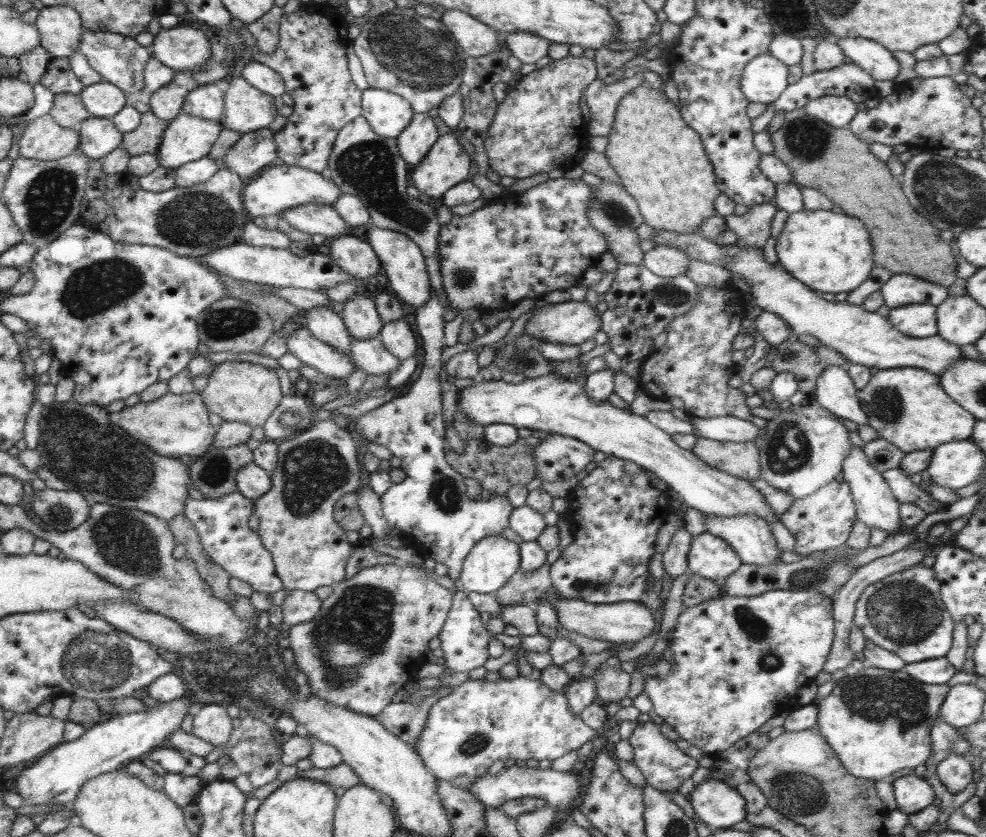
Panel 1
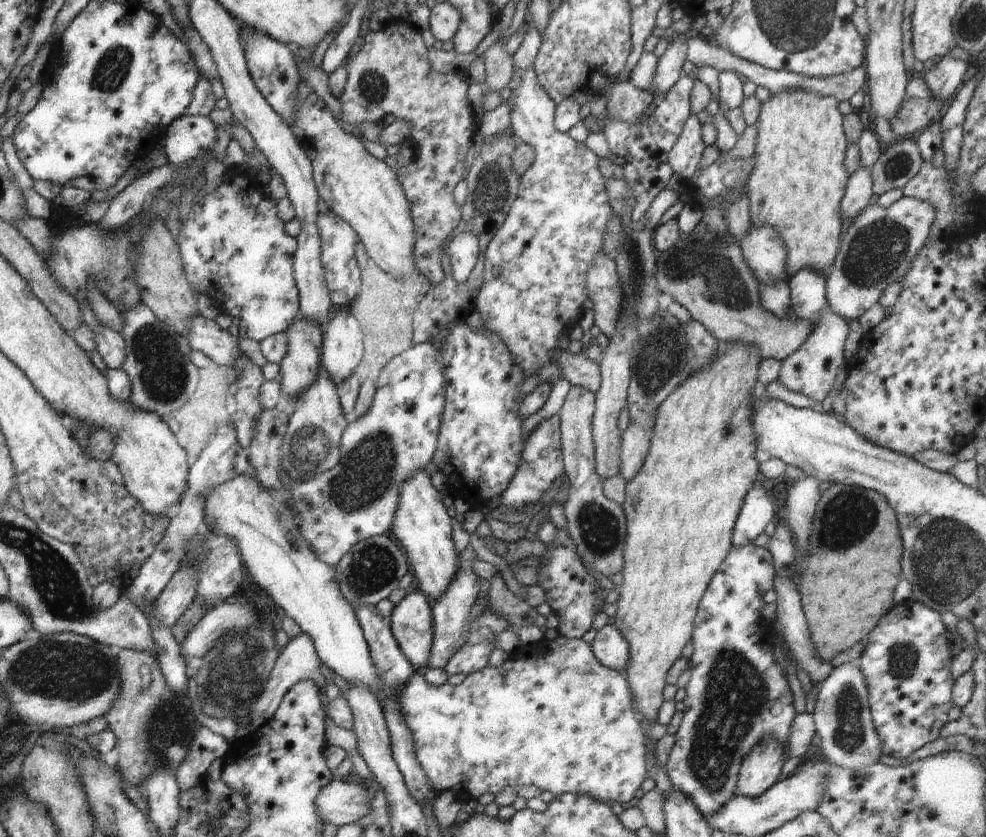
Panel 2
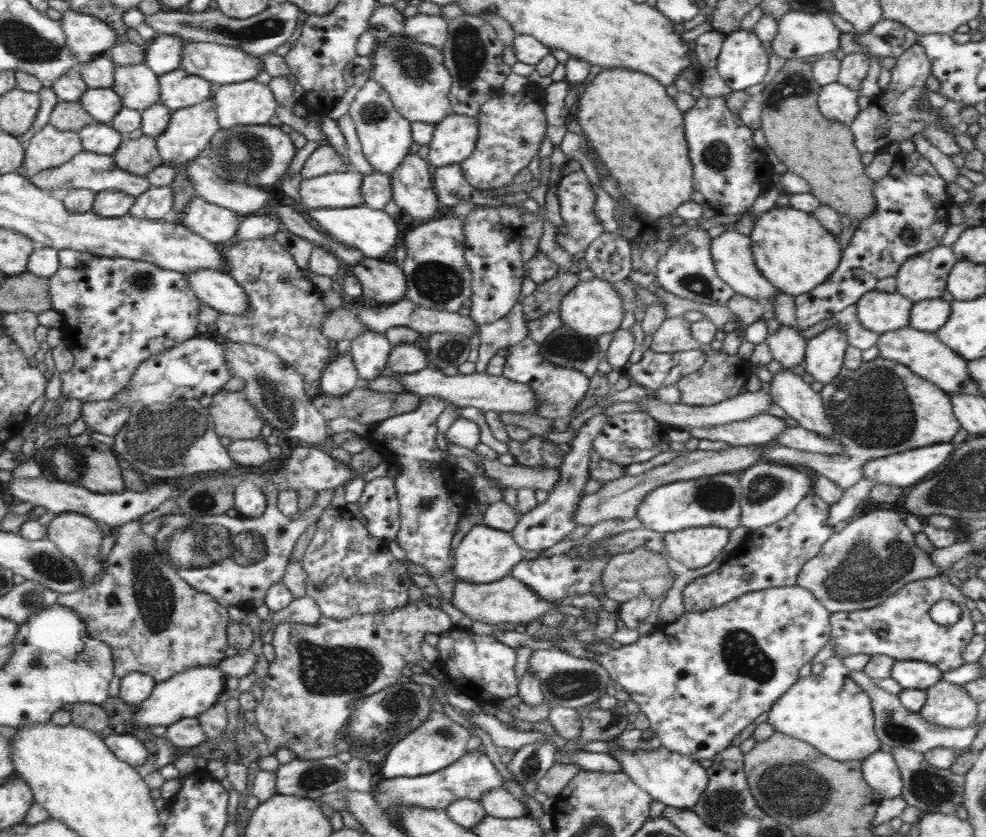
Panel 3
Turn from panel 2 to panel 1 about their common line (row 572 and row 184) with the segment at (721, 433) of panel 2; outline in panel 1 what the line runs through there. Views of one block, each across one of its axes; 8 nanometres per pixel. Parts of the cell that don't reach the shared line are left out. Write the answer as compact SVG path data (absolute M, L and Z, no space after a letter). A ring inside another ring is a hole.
M643 84L634 87L618 102L612 128L607 134L605 150L608 162L617 172L621 185L636 200L638 209L648 224L656 231L668 230L679 234L695 233L706 220L714 218L714 202L721 193L716 186L716 175L700 135L681 117L677 107L661 90L648 88Z

